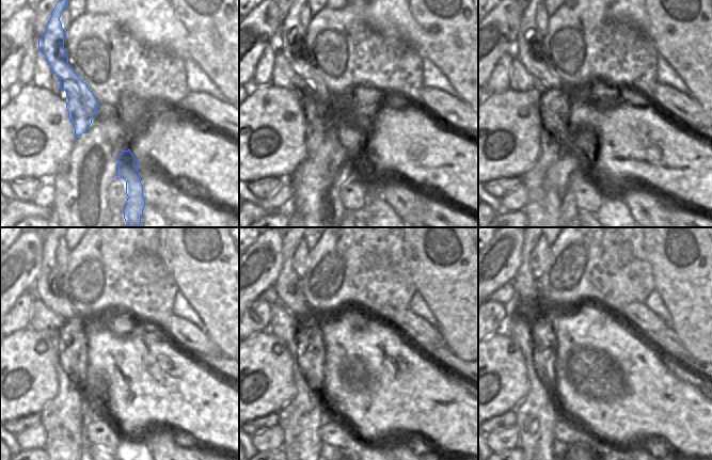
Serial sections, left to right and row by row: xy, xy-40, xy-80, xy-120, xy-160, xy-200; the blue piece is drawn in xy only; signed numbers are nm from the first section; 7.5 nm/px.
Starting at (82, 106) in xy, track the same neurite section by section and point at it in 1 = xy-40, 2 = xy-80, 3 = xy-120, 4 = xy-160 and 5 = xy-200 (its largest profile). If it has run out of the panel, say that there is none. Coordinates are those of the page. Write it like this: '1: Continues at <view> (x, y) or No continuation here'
1: Continues at xy-40 (319, 106)
2: Continues at xy-80 (526, 50)
3: Continues at xy-120 (47, 288)
4: Continues at xy-160 (287, 286)
5: Continues at xy-200 (526, 290).

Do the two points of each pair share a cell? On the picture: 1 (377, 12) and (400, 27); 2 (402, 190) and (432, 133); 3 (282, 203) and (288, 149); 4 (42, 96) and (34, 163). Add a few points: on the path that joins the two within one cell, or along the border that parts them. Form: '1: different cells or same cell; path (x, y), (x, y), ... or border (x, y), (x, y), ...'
1: same cell; path (382, 12), (385, 12), (395, 21)
2: different cells; border (406, 180), (409, 181)
3: different cells; border (289, 175), (281, 175), (279, 177)
4: same cell; path (42, 113), (42, 126), (49, 138), (47, 146)

